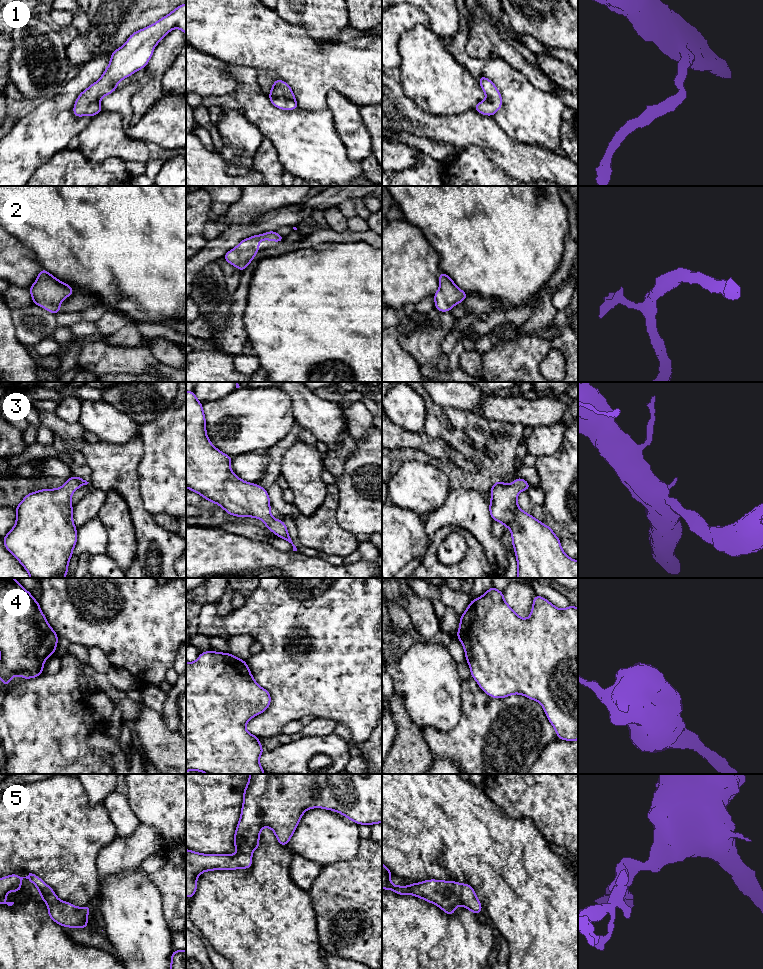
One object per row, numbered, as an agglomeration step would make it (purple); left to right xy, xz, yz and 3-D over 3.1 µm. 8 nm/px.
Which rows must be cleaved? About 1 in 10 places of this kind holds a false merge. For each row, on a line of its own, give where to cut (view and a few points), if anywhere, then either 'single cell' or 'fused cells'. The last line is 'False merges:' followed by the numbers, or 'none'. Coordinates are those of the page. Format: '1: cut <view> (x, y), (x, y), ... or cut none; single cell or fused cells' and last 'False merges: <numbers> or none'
1: cut none; single cell
2: cut none; single cell
3: cut none; single cell
4: cut none; single cell
5: cut none; single cell
False merges: none

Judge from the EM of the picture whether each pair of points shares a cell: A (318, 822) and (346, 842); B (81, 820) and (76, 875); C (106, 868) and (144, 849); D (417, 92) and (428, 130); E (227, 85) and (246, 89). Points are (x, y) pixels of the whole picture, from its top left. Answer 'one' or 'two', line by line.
A: one
B: one
C: one
D: two
E: two

